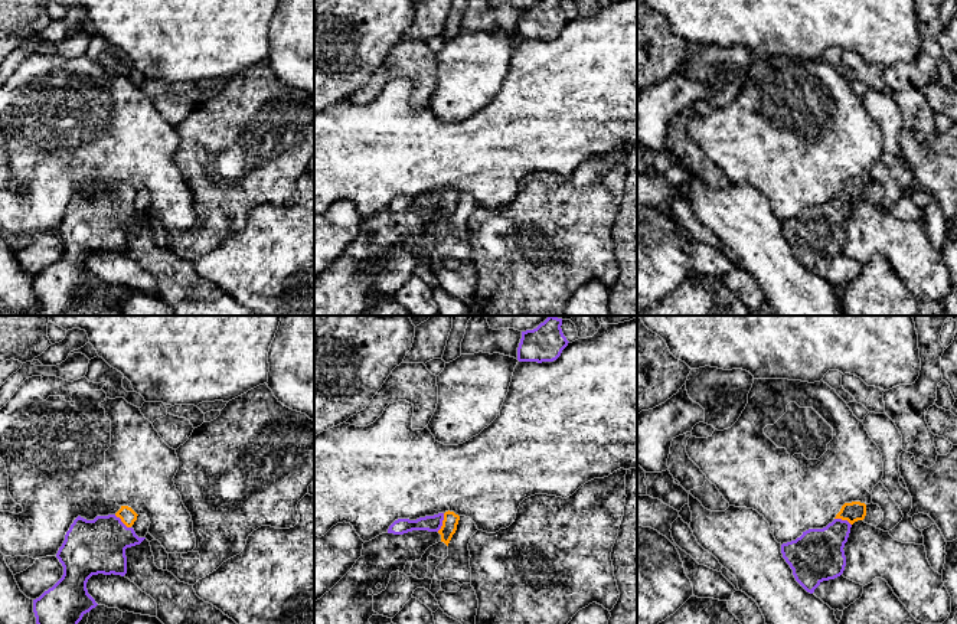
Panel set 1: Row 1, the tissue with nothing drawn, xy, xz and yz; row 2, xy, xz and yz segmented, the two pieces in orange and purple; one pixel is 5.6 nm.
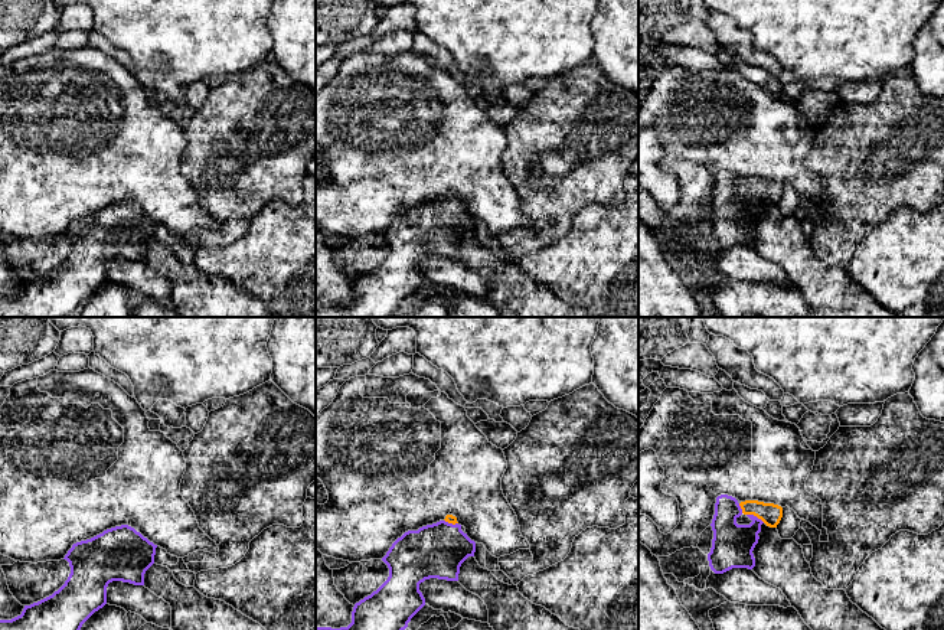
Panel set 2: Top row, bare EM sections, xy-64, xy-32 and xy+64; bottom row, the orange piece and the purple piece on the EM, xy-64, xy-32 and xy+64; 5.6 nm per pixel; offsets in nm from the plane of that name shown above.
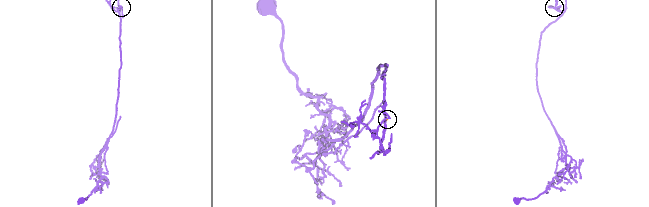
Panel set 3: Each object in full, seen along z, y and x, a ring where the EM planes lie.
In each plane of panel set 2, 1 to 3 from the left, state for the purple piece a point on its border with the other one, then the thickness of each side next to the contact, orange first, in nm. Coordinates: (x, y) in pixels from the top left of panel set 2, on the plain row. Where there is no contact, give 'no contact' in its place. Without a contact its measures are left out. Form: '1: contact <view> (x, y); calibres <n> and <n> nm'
1: no contact
2: contact xy-32 (451, 199); calibres 50 and 300 nm
3: contact xy+64 (755, 192); calibres 120 and 240 nm

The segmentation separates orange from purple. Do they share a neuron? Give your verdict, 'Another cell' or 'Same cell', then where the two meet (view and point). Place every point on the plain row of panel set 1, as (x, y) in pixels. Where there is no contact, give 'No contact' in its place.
Same cell. Touches orange at xz (443, 199)

